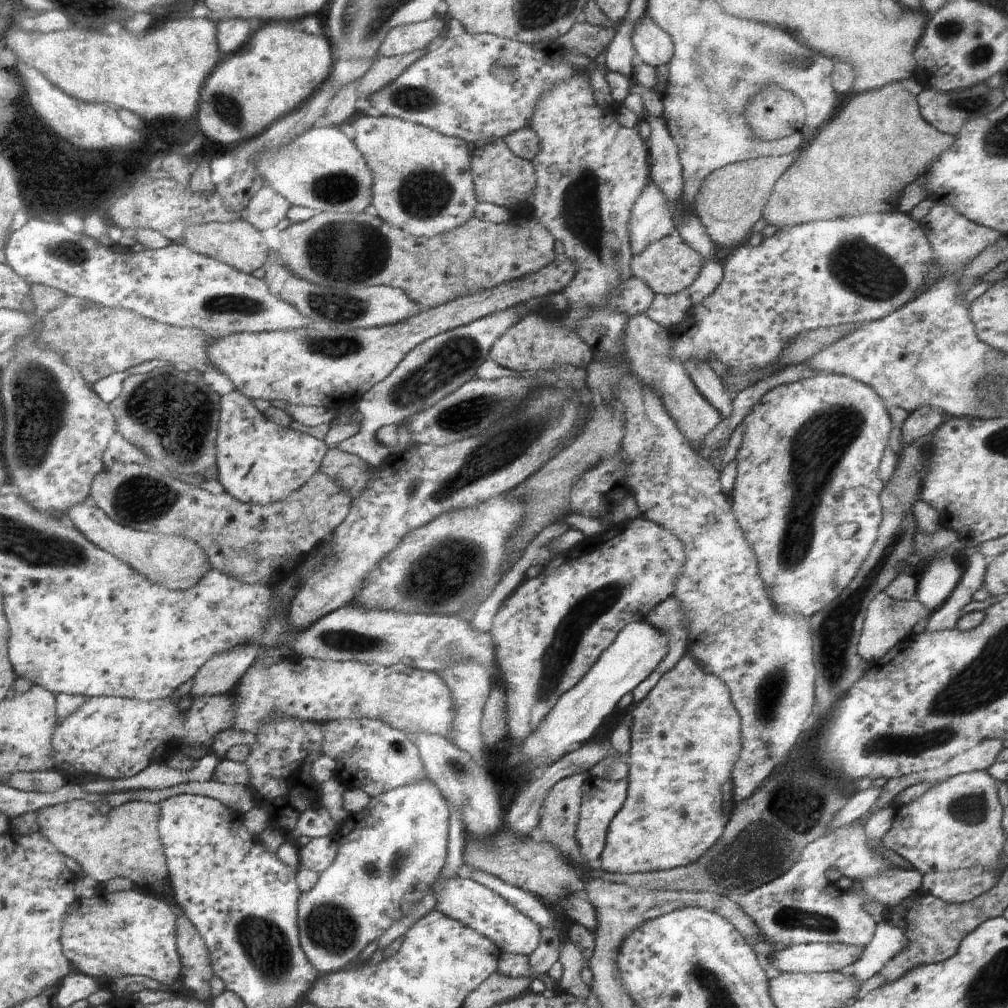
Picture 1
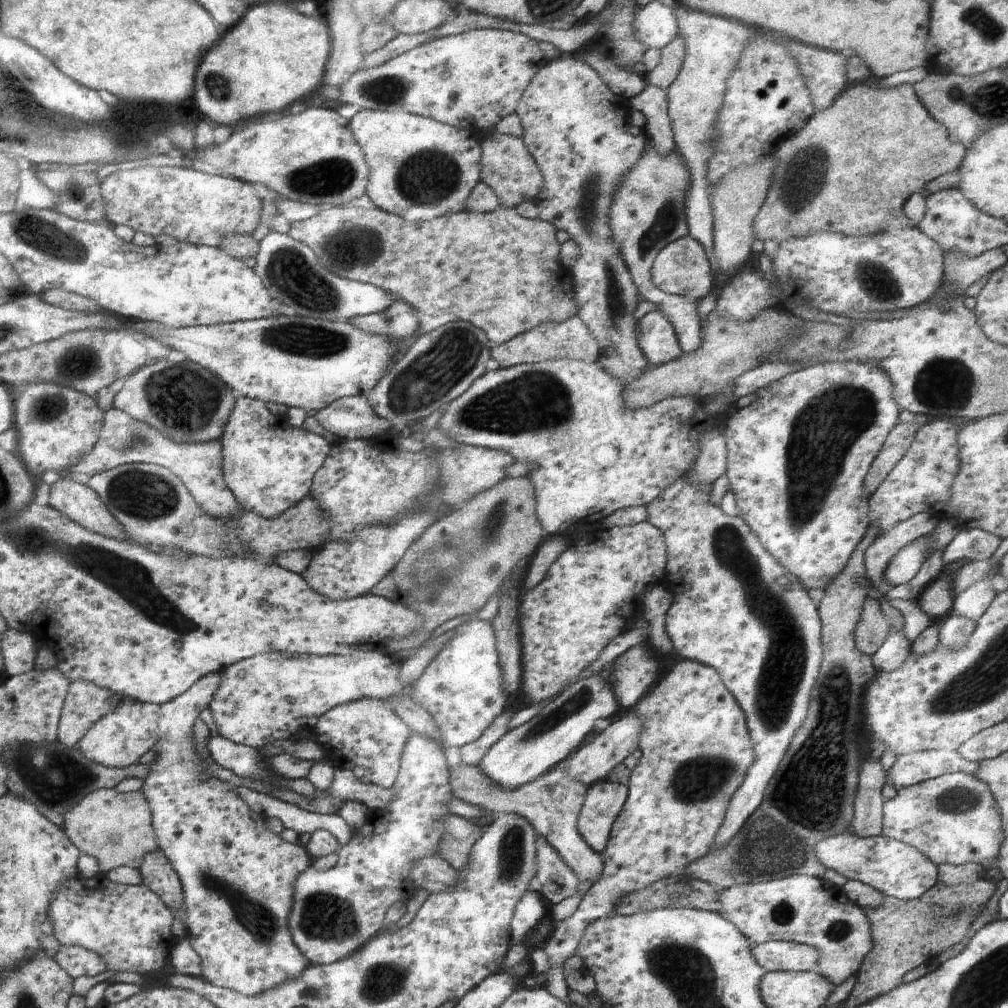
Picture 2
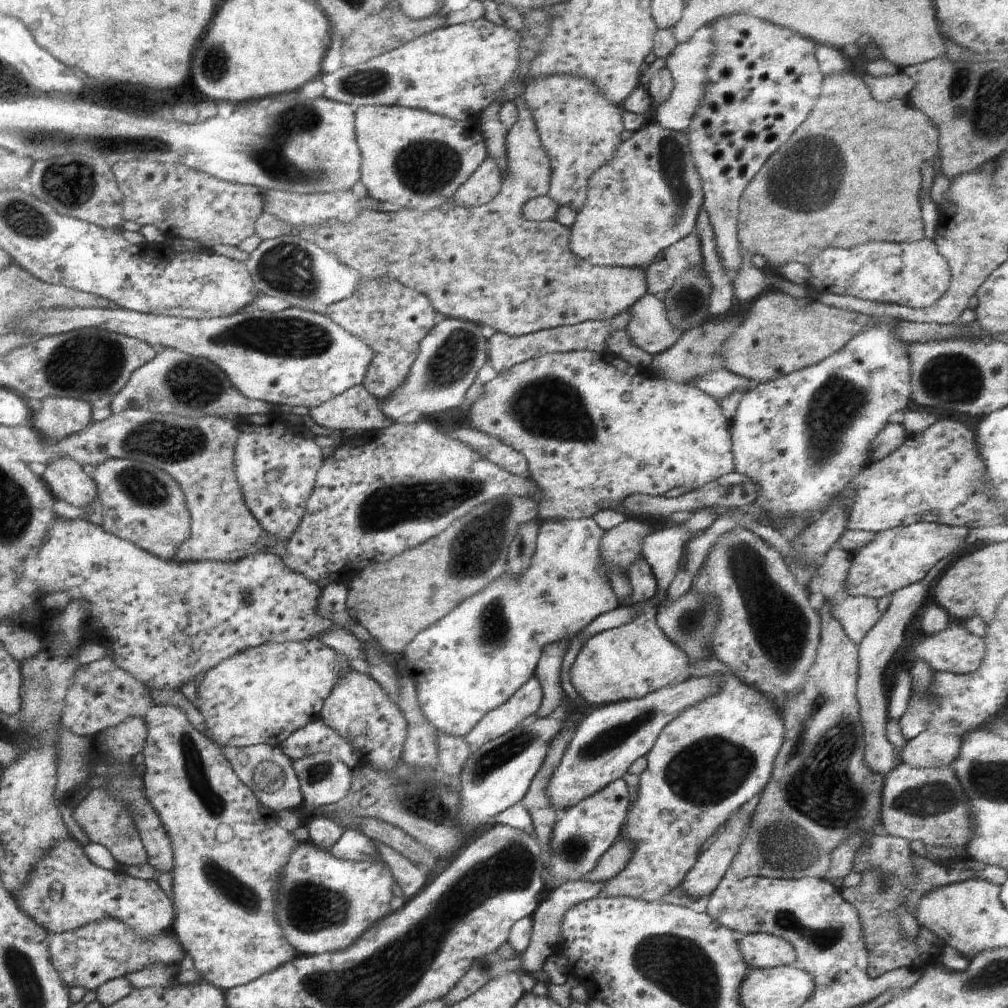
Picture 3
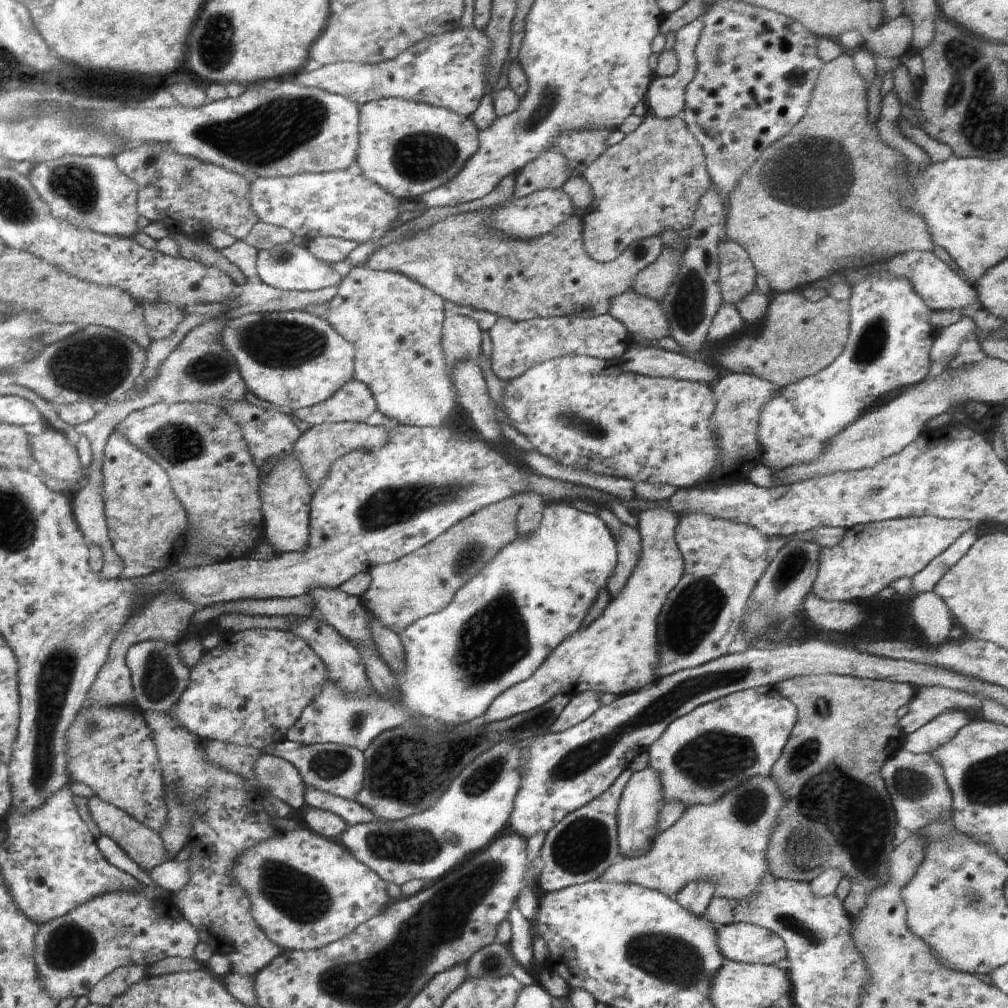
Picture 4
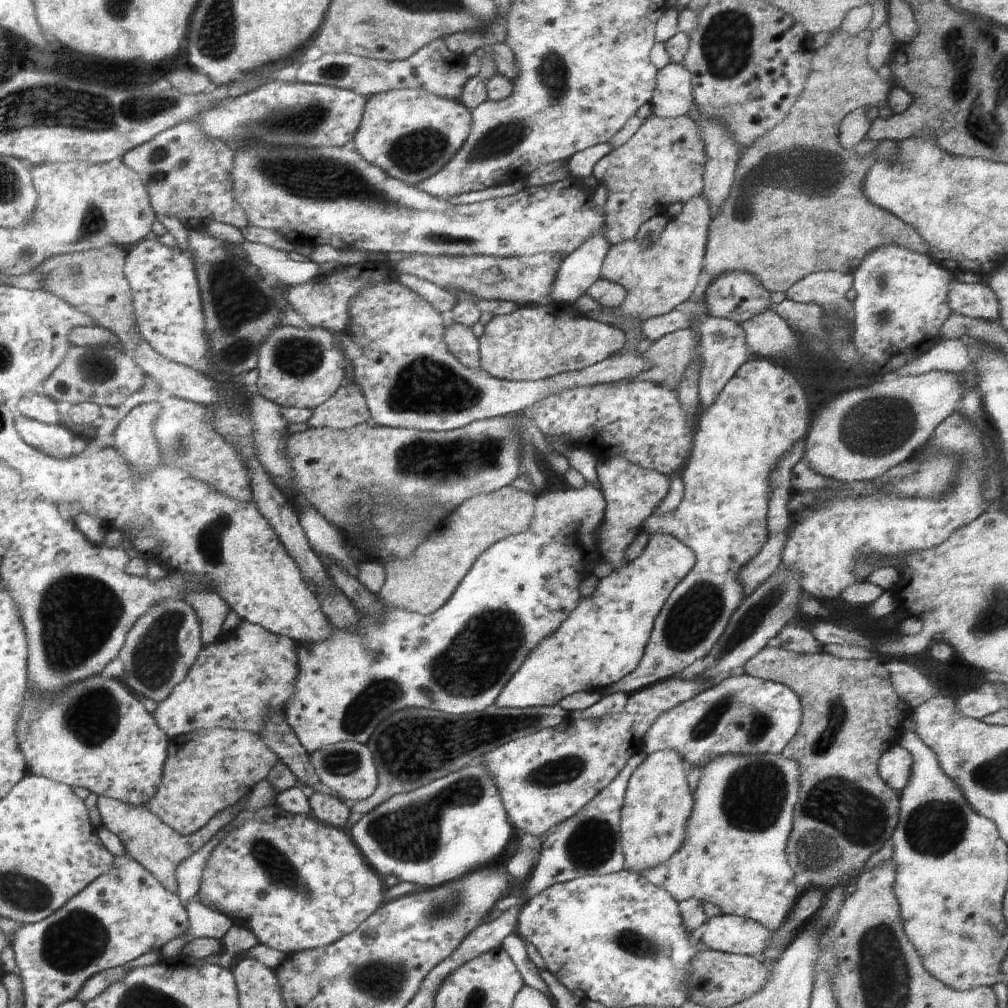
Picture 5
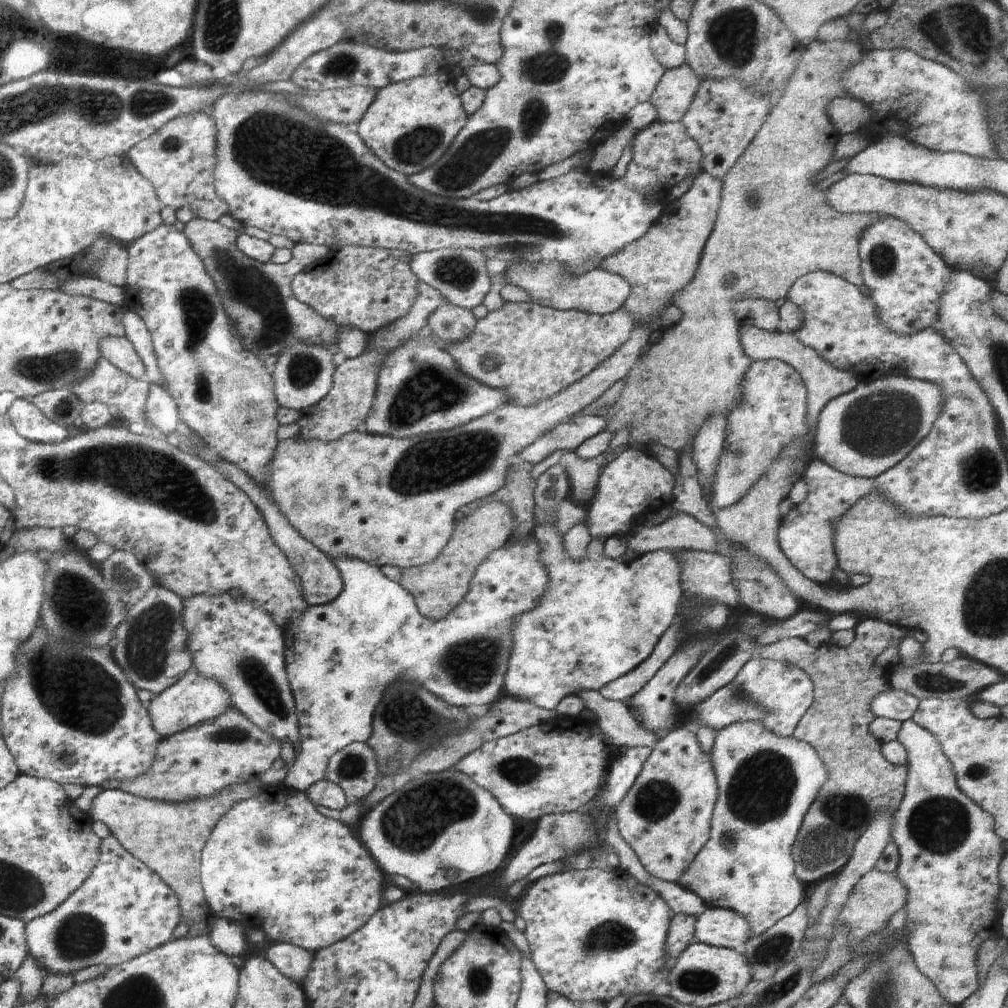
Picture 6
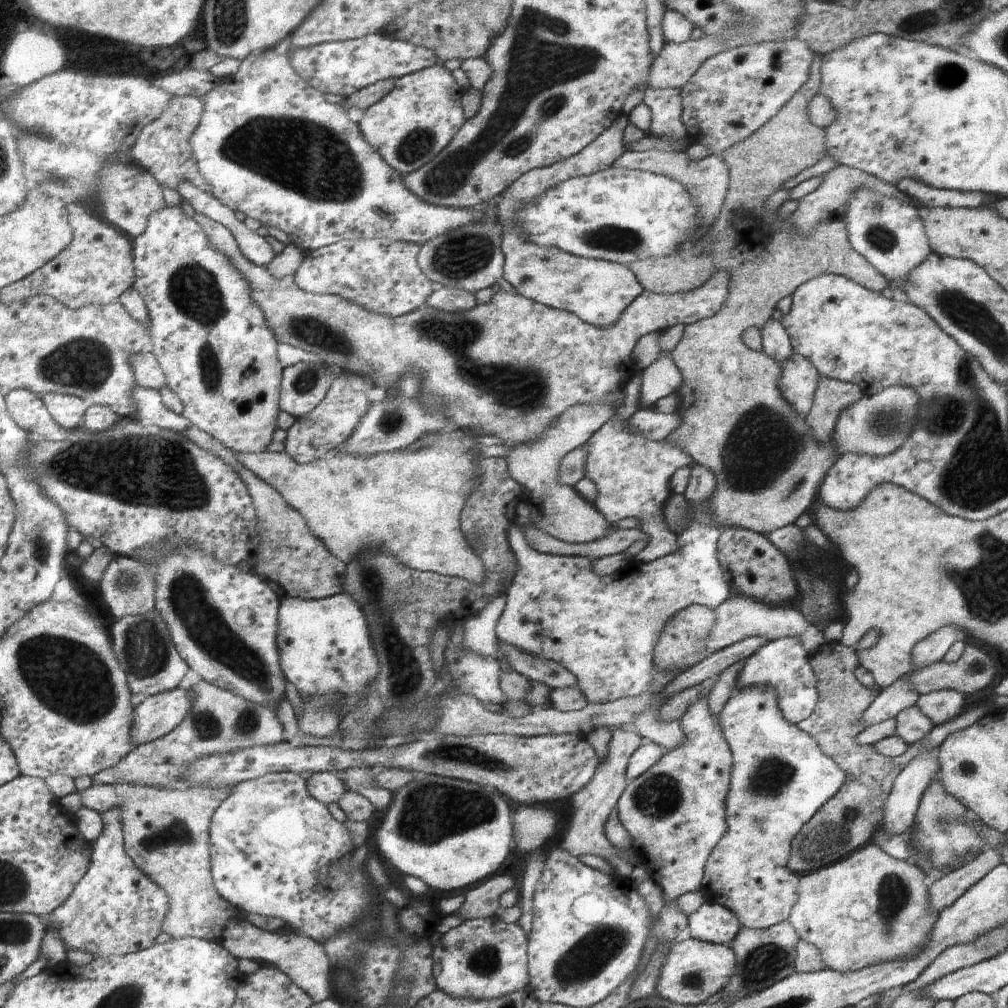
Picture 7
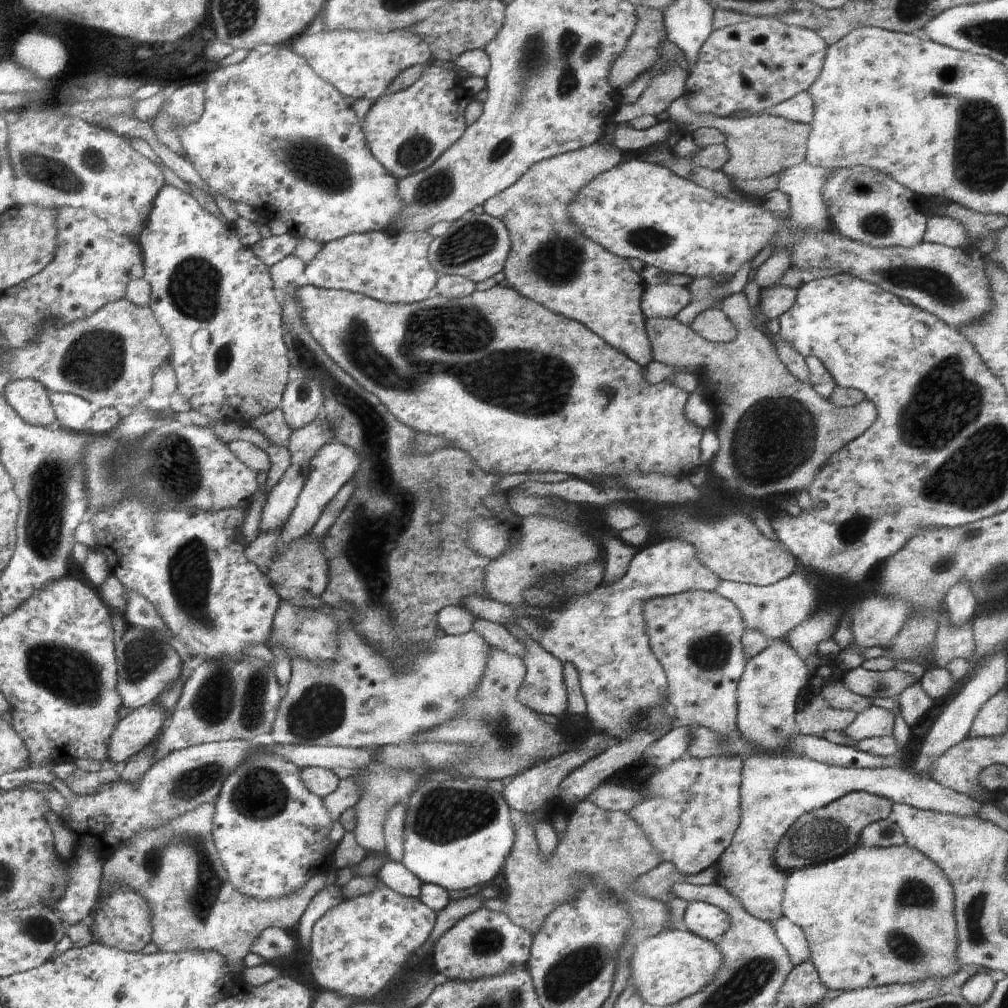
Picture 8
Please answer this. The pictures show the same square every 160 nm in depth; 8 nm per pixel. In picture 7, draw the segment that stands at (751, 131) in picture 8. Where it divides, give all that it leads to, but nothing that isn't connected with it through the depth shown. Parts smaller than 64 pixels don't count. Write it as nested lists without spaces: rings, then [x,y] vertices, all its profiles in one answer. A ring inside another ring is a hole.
[[[816,53],[806,82],[777,115],[746,141],[726,150],[724,161],[729,167],[730,178],[728,199],[716,223],[703,236],[701,243],[667,257],[636,260],[629,266],[642,287],[663,295],[699,289],[722,272],[729,276],[729,293],[722,308],[709,317],[685,325],[680,342],[670,353],[682,375],[682,382],[676,392],[679,397],[676,412],[679,412],[681,421],[678,428],[668,435],[667,441],[679,447],[695,464],[703,465],[714,473],[716,488],[712,504],[719,530],[735,526],[769,534],[794,523],[803,512],[808,511],[810,502],[818,500],[818,490],[823,478],[838,458],[831,438],[826,443],[818,443],[811,434],[805,417],[797,415],[781,397],[780,364],[763,350],[755,351],[746,346],[742,334],[750,327],[761,330],[780,301],[784,297],[790,297],[798,286],[816,275],[839,274],[868,290],[881,293],[888,288],[886,279],[852,248],[843,220],[819,222],[813,229],[799,233],[790,217],[780,220],[777,214],[770,222],[764,217],[764,204],[774,192],[780,190],[792,177],[825,157],[824,129],[816,126],[809,117],[809,102],[820,95],[821,64],[824,57]]]

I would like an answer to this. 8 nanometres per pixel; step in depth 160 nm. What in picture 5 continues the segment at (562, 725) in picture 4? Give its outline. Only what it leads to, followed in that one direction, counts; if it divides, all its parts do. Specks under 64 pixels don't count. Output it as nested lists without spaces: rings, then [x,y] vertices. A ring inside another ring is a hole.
[[[753,356],[742,364],[729,384],[718,394],[714,404],[700,412],[695,424],[693,450],[690,450],[689,460],[680,473],[684,482],[682,502],[670,514],[650,514],[642,527],[648,536],[664,532],[690,546],[696,552],[696,564],[672,590],[657,615],[641,664],[628,677],[608,686],[612,693],[622,692],[630,696],[642,688],[666,681],[696,660],[705,658],[717,645],[734,612],[746,598],[738,574],[770,537],[770,472],[774,466],[778,466],[778,462],[782,462],[782,456],[798,440],[805,440],[810,422],[809,405],[803,388],[790,370],[779,366],[774,360]]]

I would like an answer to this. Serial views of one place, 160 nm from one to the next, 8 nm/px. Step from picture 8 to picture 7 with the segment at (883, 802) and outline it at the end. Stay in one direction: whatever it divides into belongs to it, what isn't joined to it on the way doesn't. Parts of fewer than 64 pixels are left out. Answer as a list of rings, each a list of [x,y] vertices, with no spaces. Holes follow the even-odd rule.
[[[870,629],[856,646],[842,646],[841,642],[836,644],[837,640],[834,640],[834,644],[824,642],[810,652],[809,661],[817,675],[819,697],[814,712],[800,721],[797,727],[807,732],[818,743],[820,750],[835,760],[841,770],[846,770],[847,781],[816,811],[816,814],[793,838],[788,866],[799,876],[814,871],[812,868],[820,869],[820,866],[836,863],[848,857],[856,849],[861,849],[872,842],[879,820],[882,818],[883,802],[887,799],[900,771],[919,755],[932,753],[942,744],[948,733],[972,726],[993,709],[992,704],[984,702],[980,706],[974,706],[964,713],[959,713],[954,720],[950,718],[944,722],[936,721],[933,729],[921,741],[916,741],[904,754],[894,758],[882,756],[874,750],[874,745],[858,744],[856,736],[867,727],[863,723],[862,715],[878,692],[876,687],[862,685],[854,676],[854,670],[860,665],[857,653],[871,649],[879,642],[880,637],[881,632],[878,629]]]

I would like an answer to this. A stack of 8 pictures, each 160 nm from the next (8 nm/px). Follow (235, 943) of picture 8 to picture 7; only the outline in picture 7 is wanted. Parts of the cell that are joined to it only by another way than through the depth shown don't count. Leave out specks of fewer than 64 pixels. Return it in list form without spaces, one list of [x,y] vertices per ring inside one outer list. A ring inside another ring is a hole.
[[[96,783],[78,793],[83,806],[97,813],[104,814],[111,809],[121,810],[125,850],[138,868],[169,895],[171,910],[163,923],[162,932],[170,934],[174,939],[196,937],[221,942],[226,922],[234,917],[250,921],[254,926],[270,932],[276,932],[286,925],[280,919],[240,911],[218,894],[217,887],[213,886],[209,828],[214,812],[230,793],[230,786],[214,788],[180,785],[178,788],[162,788]]]

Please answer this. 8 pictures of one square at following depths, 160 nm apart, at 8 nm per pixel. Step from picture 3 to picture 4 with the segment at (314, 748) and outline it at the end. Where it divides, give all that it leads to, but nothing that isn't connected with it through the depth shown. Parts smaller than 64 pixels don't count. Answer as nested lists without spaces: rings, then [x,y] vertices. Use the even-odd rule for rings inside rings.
[[[546,502],[544,511],[542,512],[542,518],[540,518],[540,524],[538,528],[534,530],[532,536],[524,538],[518,536],[513,542],[510,542],[508,546],[504,546],[497,554],[476,574],[463,585],[461,589],[454,594],[453,601],[449,606],[446,606],[444,610],[435,614],[430,614],[425,618],[420,618],[417,622],[407,626],[406,630],[399,635],[402,642],[405,653],[405,666],[402,674],[396,675],[396,682],[398,682],[398,694],[400,694],[400,702],[394,704],[394,702],[388,702],[386,698],[381,698],[380,694],[372,694],[370,698],[348,698],[346,692],[329,677],[326,678],[326,685],[322,686],[320,694],[317,698],[314,698],[313,702],[310,702],[309,706],[306,706],[305,710],[302,710],[301,717],[298,718],[297,723],[286,734],[288,741],[298,742],[298,744],[310,745],[315,743],[337,743],[345,746],[352,746],[358,748],[360,752],[369,749],[372,745],[374,738],[378,737],[378,734],[384,732],[384,730],[392,729],[393,727],[400,726],[400,724],[406,724],[410,721],[410,718],[416,714],[416,716],[424,716],[434,718],[438,722],[446,722],[446,724],[465,724],[471,720],[486,714],[489,711],[489,707],[493,705],[493,702],[501,697],[506,690],[509,690],[512,686],[517,686],[520,682],[530,678],[538,668],[542,665],[542,662],[546,661],[551,653],[558,646],[562,645],[562,642],[566,641],[579,630],[582,626],[582,622],[586,616],[588,610],[594,602],[596,597],[600,594],[601,590],[607,586],[610,576],[614,574],[614,568],[617,566],[617,547],[615,544],[614,536],[612,536],[611,530],[606,523],[597,514],[589,514],[585,511],[577,510],[576,507],[570,506],[568,502]]]

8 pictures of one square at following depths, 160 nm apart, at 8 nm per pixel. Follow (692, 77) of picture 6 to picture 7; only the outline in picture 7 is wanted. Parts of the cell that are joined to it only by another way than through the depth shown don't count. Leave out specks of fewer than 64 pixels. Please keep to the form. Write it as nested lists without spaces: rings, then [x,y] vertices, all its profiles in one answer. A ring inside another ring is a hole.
[[[661,88],[646,89],[642,100],[648,105],[652,113],[652,124],[649,132],[661,137],[690,141],[684,128],[681,114],[683,111],[681,89]]]

